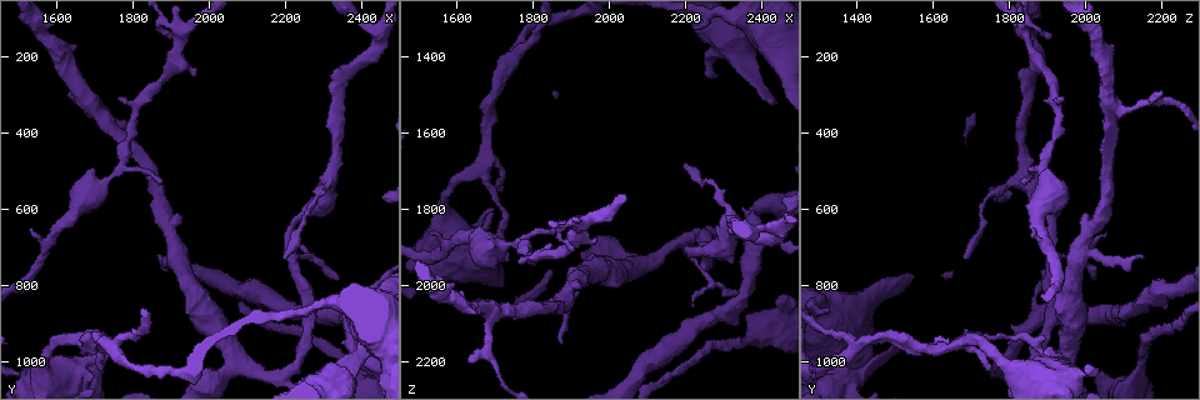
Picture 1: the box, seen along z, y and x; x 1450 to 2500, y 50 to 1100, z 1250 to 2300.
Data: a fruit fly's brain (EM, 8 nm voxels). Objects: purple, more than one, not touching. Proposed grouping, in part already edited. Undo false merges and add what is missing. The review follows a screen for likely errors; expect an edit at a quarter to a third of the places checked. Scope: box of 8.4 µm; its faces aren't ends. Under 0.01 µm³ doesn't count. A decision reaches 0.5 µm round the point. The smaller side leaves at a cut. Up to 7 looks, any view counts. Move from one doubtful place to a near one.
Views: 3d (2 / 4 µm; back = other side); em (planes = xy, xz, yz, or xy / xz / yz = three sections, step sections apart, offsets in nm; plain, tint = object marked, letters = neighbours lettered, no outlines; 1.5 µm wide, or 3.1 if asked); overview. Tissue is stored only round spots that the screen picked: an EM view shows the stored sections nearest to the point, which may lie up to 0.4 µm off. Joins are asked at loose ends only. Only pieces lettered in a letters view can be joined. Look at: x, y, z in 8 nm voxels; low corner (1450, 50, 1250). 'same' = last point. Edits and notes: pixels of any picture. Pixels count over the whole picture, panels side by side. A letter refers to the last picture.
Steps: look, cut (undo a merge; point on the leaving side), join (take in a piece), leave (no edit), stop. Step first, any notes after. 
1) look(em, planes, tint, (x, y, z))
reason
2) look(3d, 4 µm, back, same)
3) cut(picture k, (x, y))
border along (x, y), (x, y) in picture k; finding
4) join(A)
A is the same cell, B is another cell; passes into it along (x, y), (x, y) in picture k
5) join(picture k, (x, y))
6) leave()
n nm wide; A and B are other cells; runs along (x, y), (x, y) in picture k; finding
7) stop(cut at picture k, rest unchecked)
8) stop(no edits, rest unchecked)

look(3d, 4 µm, back, (1955, 255, 1895))
branch stops here

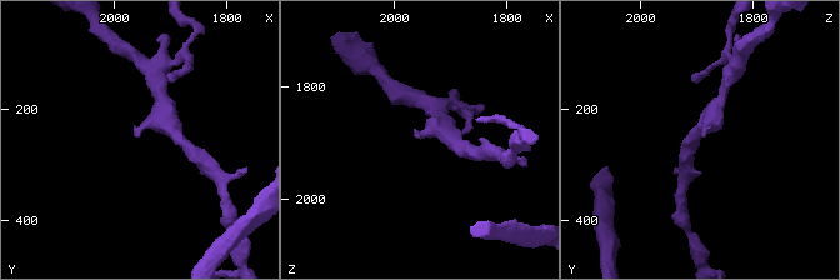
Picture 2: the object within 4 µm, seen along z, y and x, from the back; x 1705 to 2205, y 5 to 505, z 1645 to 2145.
look(em, yz, step 8, tint, (1965, 255, 1890))
shape alone is not enough

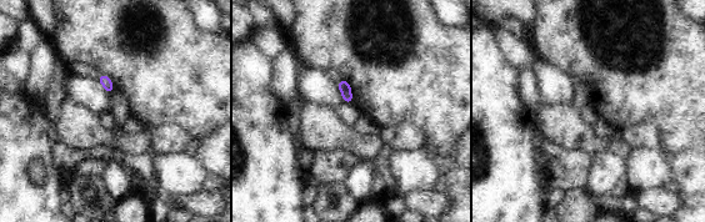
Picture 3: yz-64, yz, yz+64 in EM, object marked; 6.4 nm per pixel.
look(em, planes, letters, same)
another direction

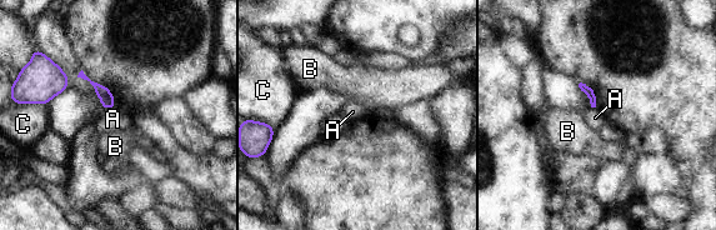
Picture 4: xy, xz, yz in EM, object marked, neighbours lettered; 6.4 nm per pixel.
leave()
A, B and C are other cells; border along (114, 106), (104, 109) in picture 4; none of them fits

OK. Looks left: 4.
look(em, planes, tint, (1655, 945, 1675))
arms part here

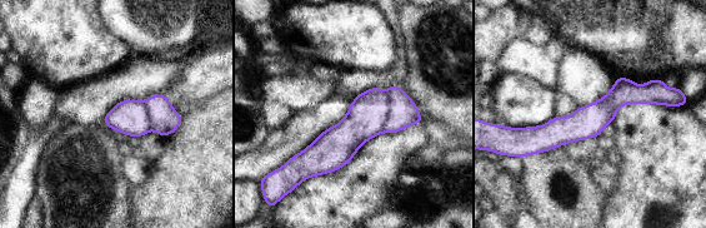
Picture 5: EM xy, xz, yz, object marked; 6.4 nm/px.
look(em, planes, letters, same)

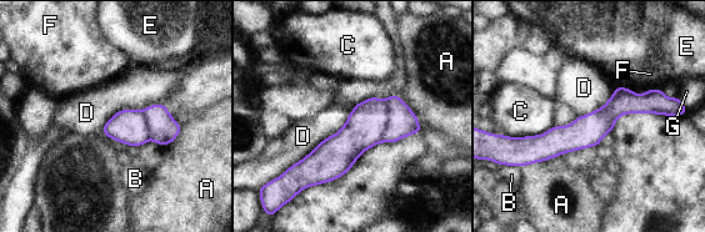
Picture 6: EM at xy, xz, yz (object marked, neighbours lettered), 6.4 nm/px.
cut(picture 6, (401, 122))
A, B, C, D, E, F and G are other cells; border along (385, 101), (388, 120), (380, 141) in picture 6; two cells meet here

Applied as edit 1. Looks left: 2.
stop(cut at picture 6, rest unchecked)

